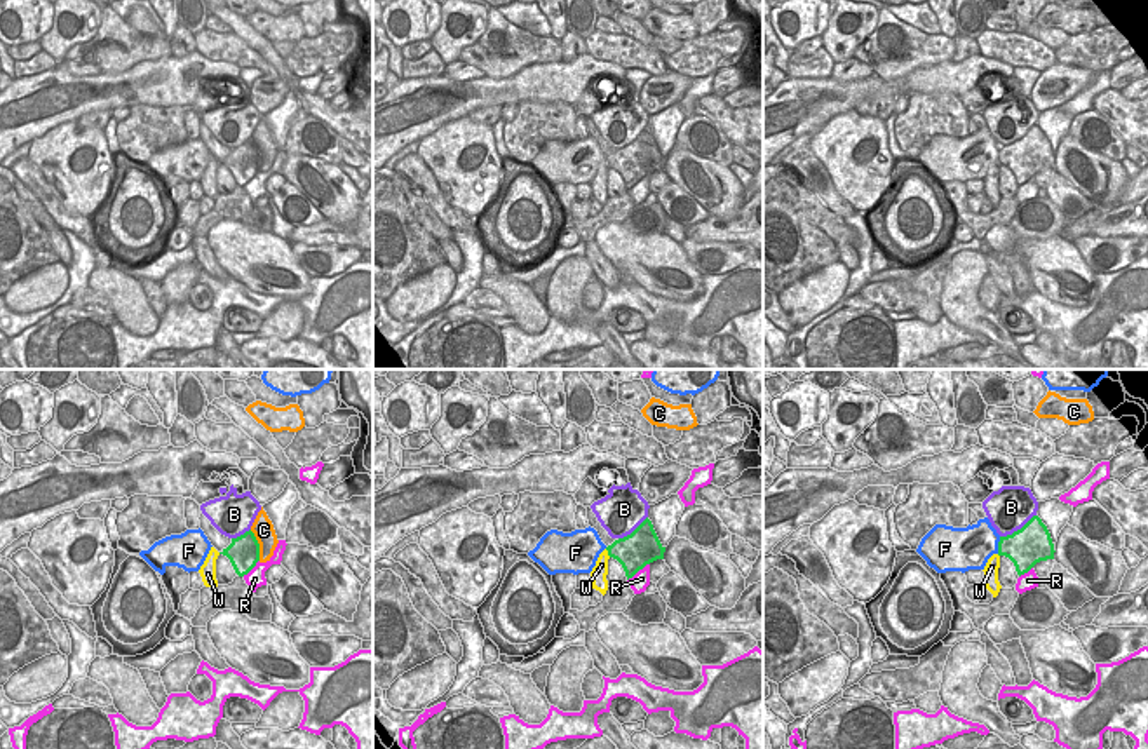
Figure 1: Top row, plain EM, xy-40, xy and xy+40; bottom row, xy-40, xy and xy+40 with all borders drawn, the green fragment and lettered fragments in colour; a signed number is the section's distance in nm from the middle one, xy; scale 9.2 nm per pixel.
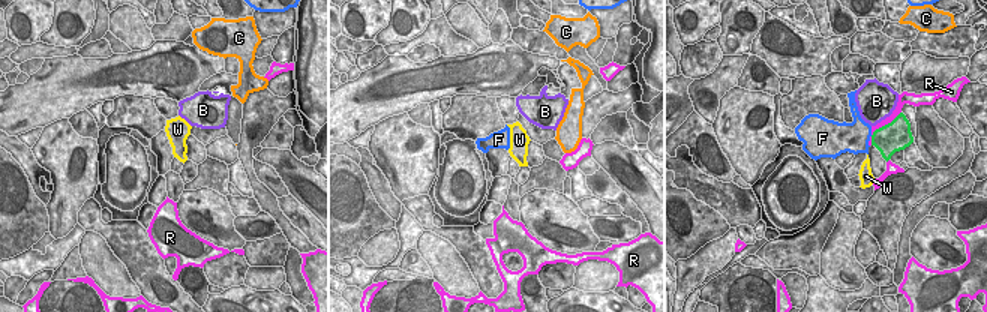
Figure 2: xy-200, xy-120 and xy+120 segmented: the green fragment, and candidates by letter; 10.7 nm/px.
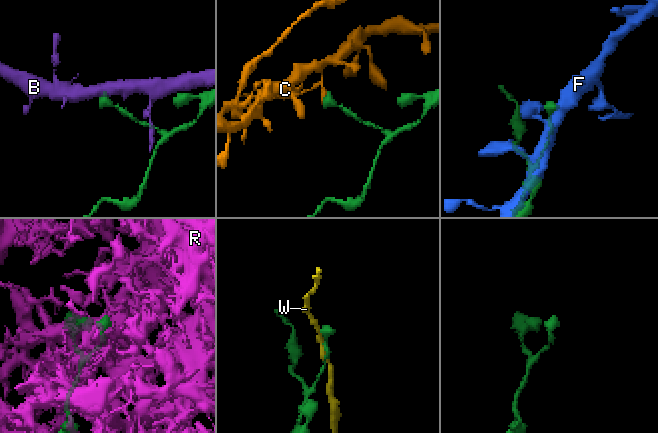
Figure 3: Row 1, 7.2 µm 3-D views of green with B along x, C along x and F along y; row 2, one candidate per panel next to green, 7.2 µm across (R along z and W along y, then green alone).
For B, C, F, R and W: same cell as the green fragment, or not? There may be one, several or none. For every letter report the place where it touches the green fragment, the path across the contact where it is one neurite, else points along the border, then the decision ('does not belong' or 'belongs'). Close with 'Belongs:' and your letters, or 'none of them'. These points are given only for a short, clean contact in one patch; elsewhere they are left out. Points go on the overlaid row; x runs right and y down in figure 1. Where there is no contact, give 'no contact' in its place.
B: meets green in xy+40 at (1018, 530); does not belong
C: meets green in xy-40 at (258, 546); border along xy-40 (249, 530), (258, 544), (260, 560); does not belong
F: meets green in xy+40 at (999, 546); border along xy+40 (1000, 537), (997, 553); does not belong
R: meets green in xy at (638, 570); does not belong
W: meets green in xy at (608, 553); border along xy (605, 549), (610, 556); does not belong
Belongs: none of them

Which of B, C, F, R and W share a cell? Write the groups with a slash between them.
B / C / F / R / W

